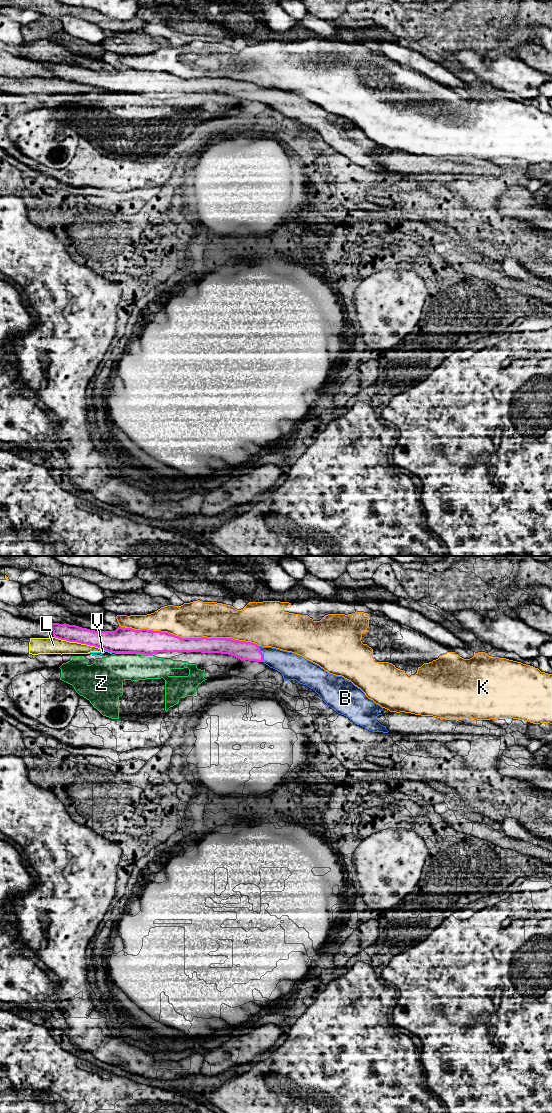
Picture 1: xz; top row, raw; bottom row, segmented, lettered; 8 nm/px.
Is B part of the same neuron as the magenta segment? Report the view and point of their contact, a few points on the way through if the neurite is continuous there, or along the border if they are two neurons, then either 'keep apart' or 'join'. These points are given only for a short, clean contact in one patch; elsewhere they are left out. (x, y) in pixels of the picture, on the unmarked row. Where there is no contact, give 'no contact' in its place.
contact xz (262, 94); way xz (243, 90), (262, 94), (290, 105); join

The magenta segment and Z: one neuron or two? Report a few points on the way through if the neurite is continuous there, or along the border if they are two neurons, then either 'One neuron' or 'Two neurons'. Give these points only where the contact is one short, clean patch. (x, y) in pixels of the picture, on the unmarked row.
Two neurons

